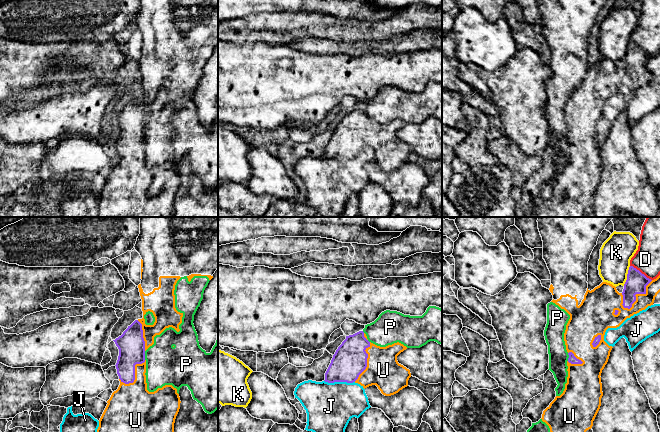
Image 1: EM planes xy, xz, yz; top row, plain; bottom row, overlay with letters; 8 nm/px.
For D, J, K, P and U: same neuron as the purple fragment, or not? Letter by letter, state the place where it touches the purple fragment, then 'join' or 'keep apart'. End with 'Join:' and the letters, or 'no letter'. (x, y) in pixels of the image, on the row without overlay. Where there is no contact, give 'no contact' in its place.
D: contact yz (640, 48); keep apart
J: contact xz (339, 157); keep apart
K: contact yz (627, 52); keep apart
P: contact xy (144, 131); keep apart
U: contact yz (636, 69); join
Join: U

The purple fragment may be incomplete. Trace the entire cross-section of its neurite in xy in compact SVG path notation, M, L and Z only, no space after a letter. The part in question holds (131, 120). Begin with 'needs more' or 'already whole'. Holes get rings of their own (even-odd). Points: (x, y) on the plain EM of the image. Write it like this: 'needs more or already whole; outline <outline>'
needs more; outline M160 52L159 63L154 64L148 70L143 68L141 60L138 61L142 75L143 94L135 96L121 112L113 116L119 125L119 132L115 142L120 161L107 177L108 180L99 196L97 217L169 217L173 213L174 199L180 185L180 173L177 165L172 161L165 161L154 168L147 166L145 127L154 120L154 113L160 111L166 104L172 103L177 108L180 107L179 101L182 99L183 89L176 86L174 71L175 61L180 54L180 52ZM148 87L152 88L155 93L153 101L145 100L144 91Z

